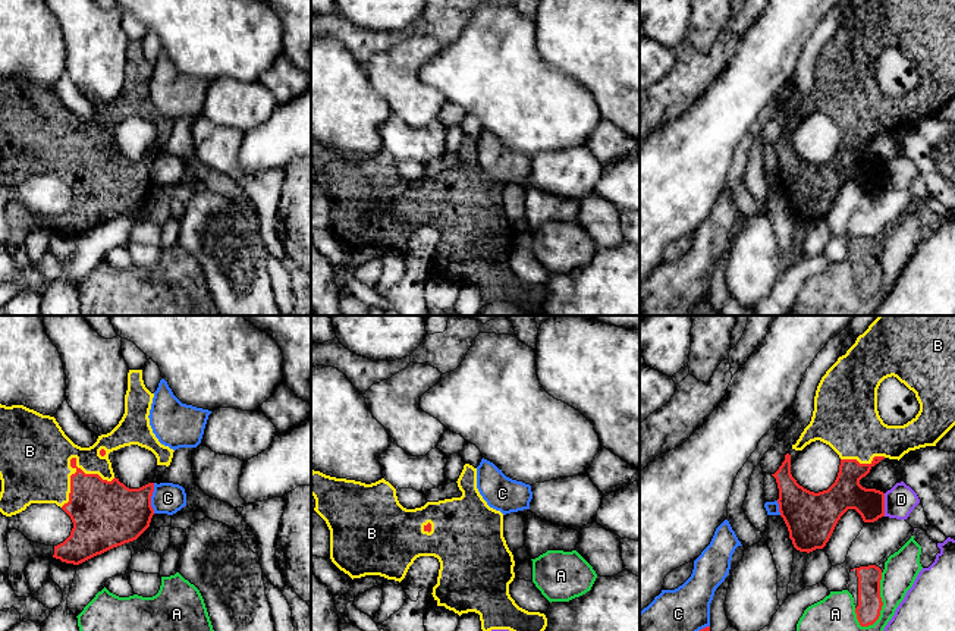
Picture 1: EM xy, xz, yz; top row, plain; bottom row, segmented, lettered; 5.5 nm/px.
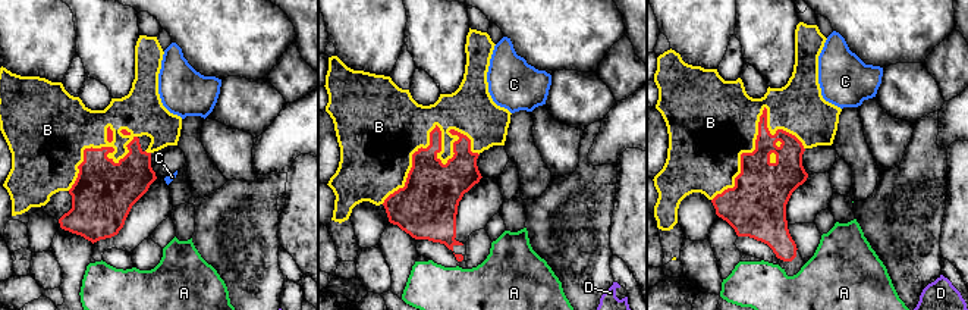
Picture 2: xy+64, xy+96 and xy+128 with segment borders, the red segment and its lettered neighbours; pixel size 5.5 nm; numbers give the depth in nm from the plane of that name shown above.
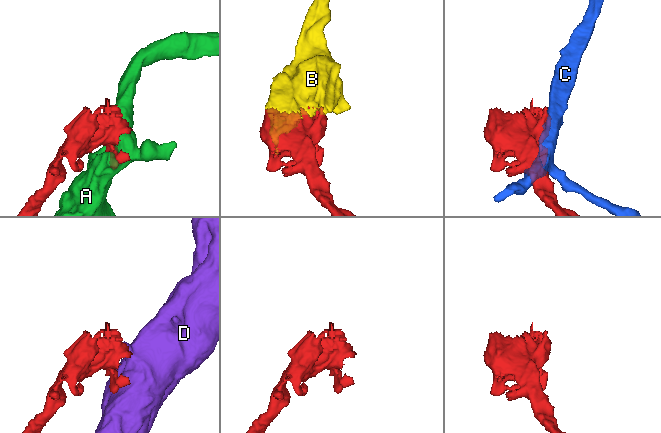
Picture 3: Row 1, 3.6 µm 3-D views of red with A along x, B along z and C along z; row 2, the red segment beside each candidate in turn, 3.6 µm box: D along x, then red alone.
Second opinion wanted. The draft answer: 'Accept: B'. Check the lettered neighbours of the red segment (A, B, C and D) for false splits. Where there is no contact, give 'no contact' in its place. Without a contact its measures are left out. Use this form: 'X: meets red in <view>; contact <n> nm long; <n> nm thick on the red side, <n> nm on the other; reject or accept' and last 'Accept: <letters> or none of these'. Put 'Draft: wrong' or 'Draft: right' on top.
Draft: right
A: meets red in yz; contact 320 nm long; 130 nm thick on the red side, 190 nm on the other; reject
B: meets red in xy; contact 340 nm long; 320 nm thick on the red side, 380 nm on the other; accept
C: meets red in xy; contact 170 nm long; 360 nm thick on the red side, 170 nm on the other; reject
D: meets red in yz; contact 130 nm long; 180 nm thick on the red side, 170 nm on the other; reject
Accept: B

